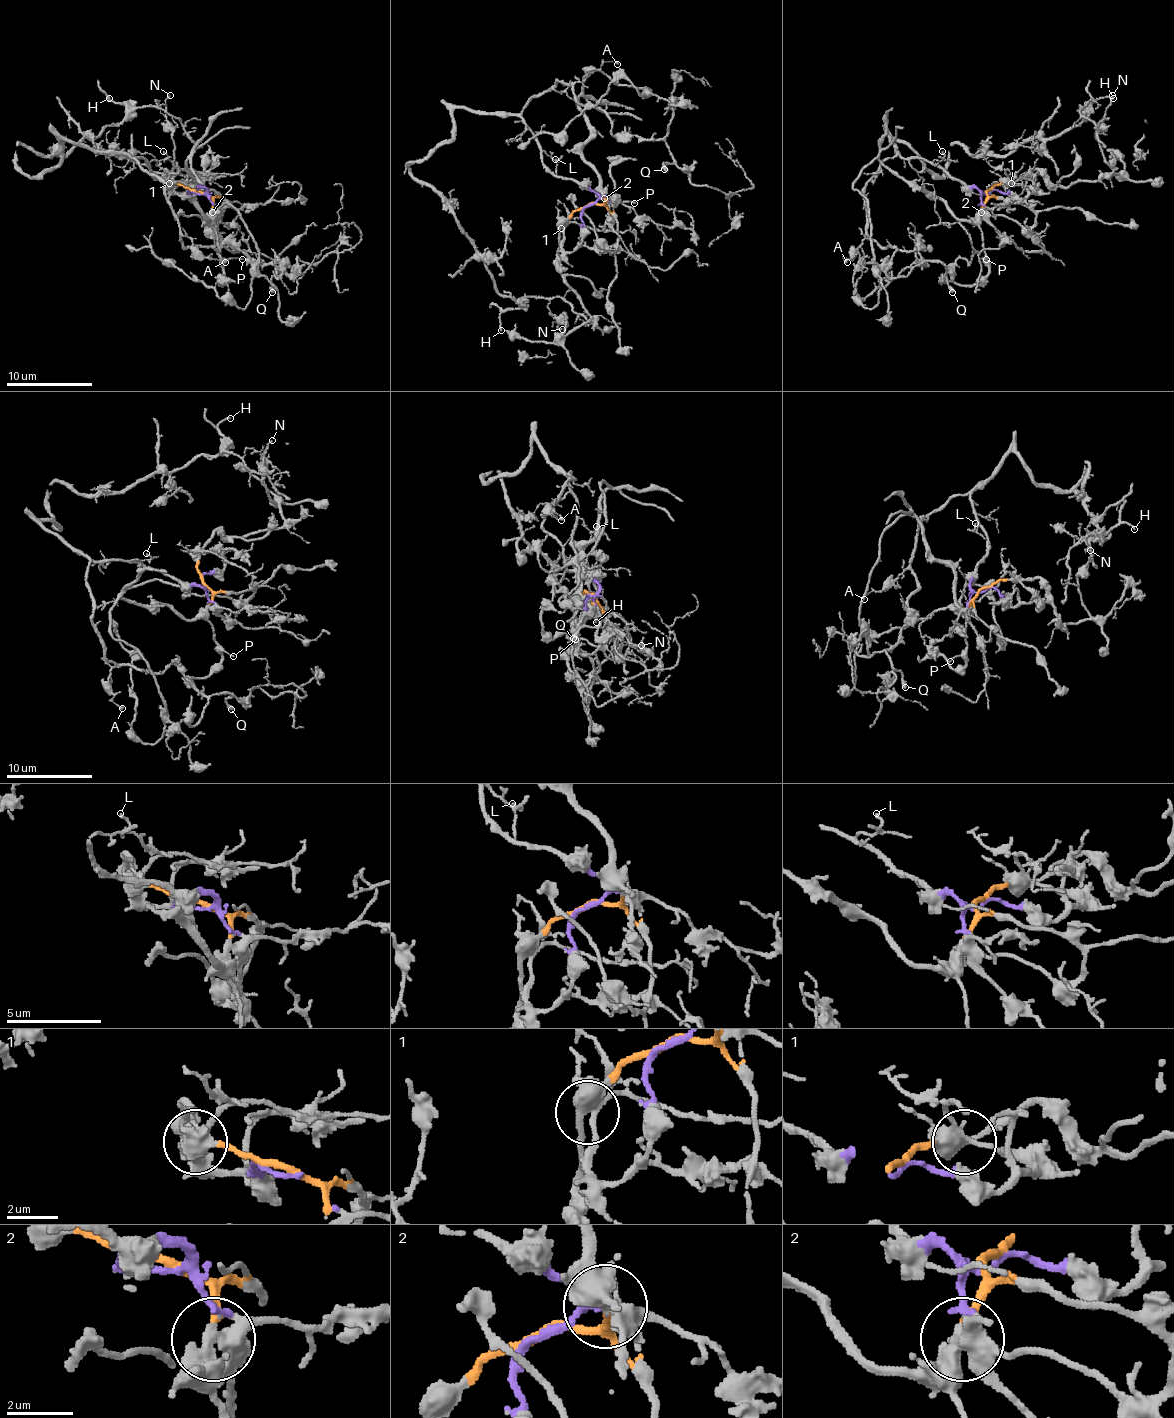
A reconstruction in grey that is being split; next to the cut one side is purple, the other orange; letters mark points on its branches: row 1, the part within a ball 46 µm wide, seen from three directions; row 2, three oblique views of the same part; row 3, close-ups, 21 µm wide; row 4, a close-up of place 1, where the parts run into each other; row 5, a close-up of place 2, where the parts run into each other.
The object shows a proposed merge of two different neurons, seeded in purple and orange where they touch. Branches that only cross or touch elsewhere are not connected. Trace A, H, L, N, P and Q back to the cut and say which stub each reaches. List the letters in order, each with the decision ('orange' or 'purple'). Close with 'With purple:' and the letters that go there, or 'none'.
A: purple
H: purple
L: purple
N: orange
P: orange
Q: purple
With purple: A, H, L, Q

